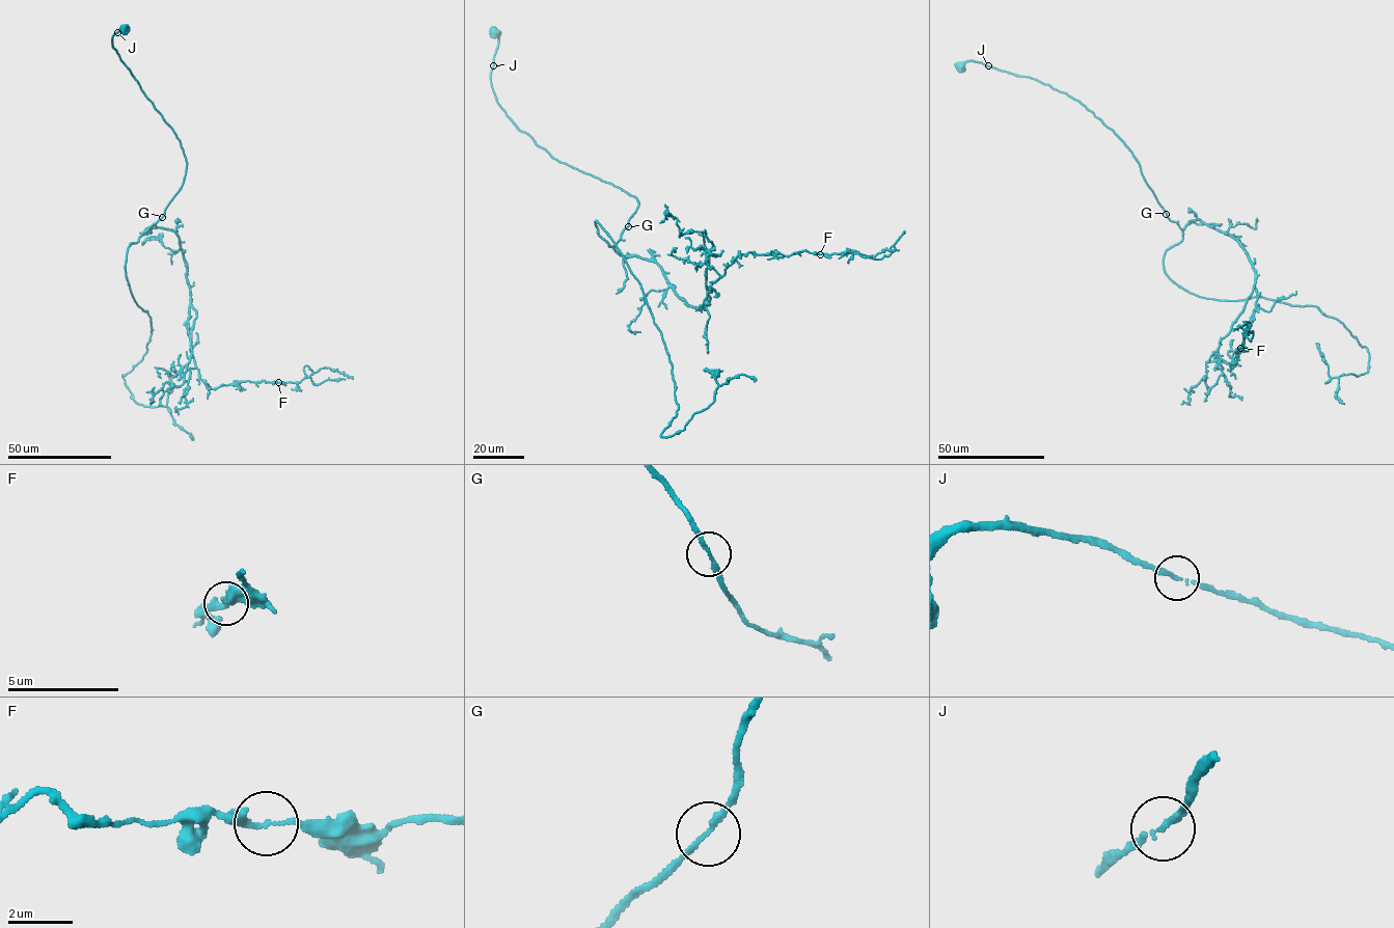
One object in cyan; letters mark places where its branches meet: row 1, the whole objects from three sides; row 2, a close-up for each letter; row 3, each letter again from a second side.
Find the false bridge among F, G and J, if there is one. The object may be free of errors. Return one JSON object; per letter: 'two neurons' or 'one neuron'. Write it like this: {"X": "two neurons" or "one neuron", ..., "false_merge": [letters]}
{"F": "one neuron", "G": "one neuron", "J": "one neuron", "false_merge": []}

